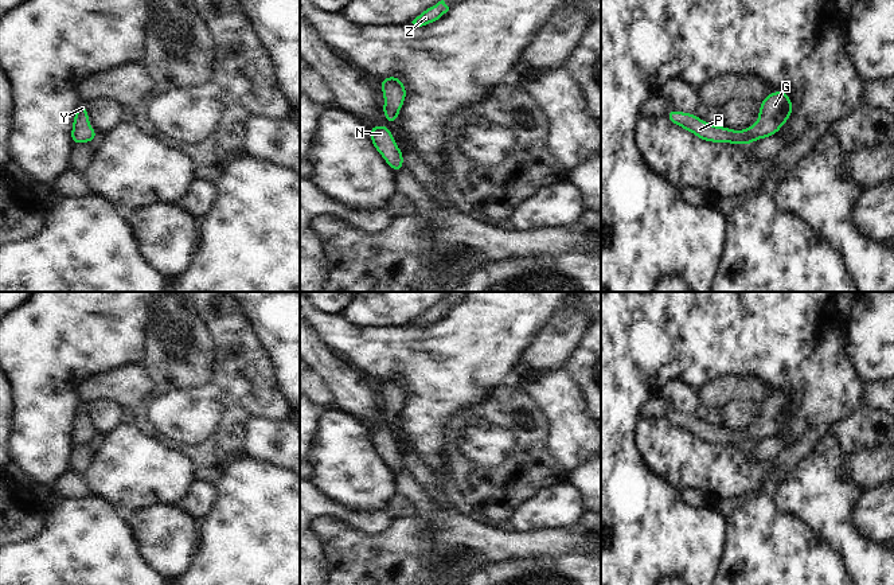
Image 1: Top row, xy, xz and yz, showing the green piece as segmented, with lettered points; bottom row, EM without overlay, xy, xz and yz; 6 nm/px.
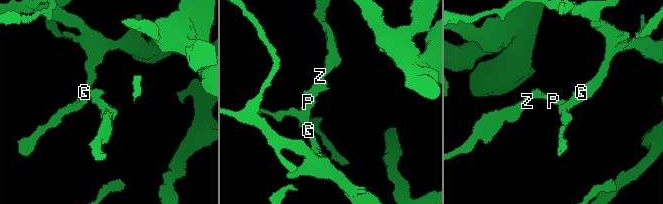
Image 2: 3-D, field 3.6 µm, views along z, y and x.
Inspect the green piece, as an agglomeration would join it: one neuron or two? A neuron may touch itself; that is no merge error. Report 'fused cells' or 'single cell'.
single cell

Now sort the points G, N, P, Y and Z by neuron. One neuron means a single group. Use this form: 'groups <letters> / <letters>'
groups G N P Y Z

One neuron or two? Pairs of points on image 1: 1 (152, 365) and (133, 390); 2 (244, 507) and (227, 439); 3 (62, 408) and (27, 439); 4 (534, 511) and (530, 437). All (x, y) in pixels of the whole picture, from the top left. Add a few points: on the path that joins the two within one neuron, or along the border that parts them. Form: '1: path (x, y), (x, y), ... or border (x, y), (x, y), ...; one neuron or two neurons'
1: border (139, 363), (151, 381), (151, 392), (140, 404); two neurons
2: border (245, 455), (231, 463), (215, 484); two neurons
3: path (54, 412), (35, 431); one neuron
4: border (559, 480), (524, 499), (510, 518); two neurons

